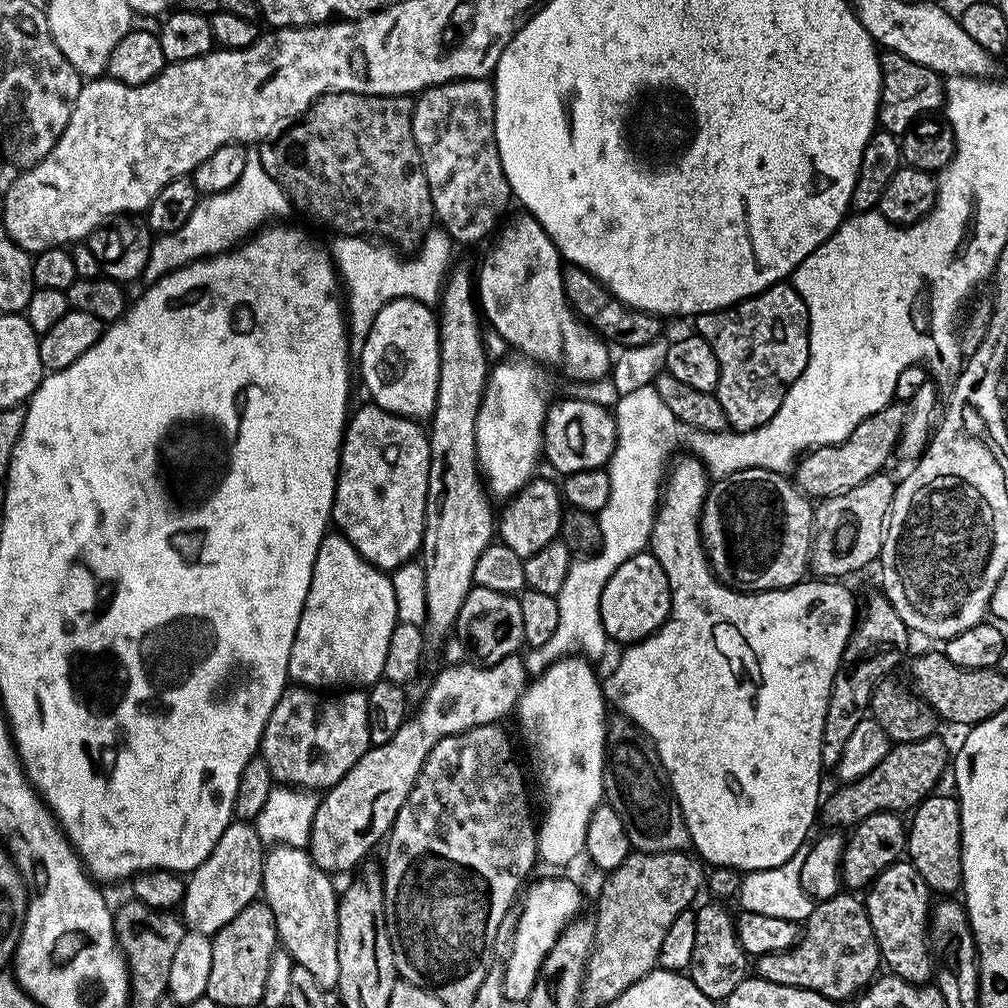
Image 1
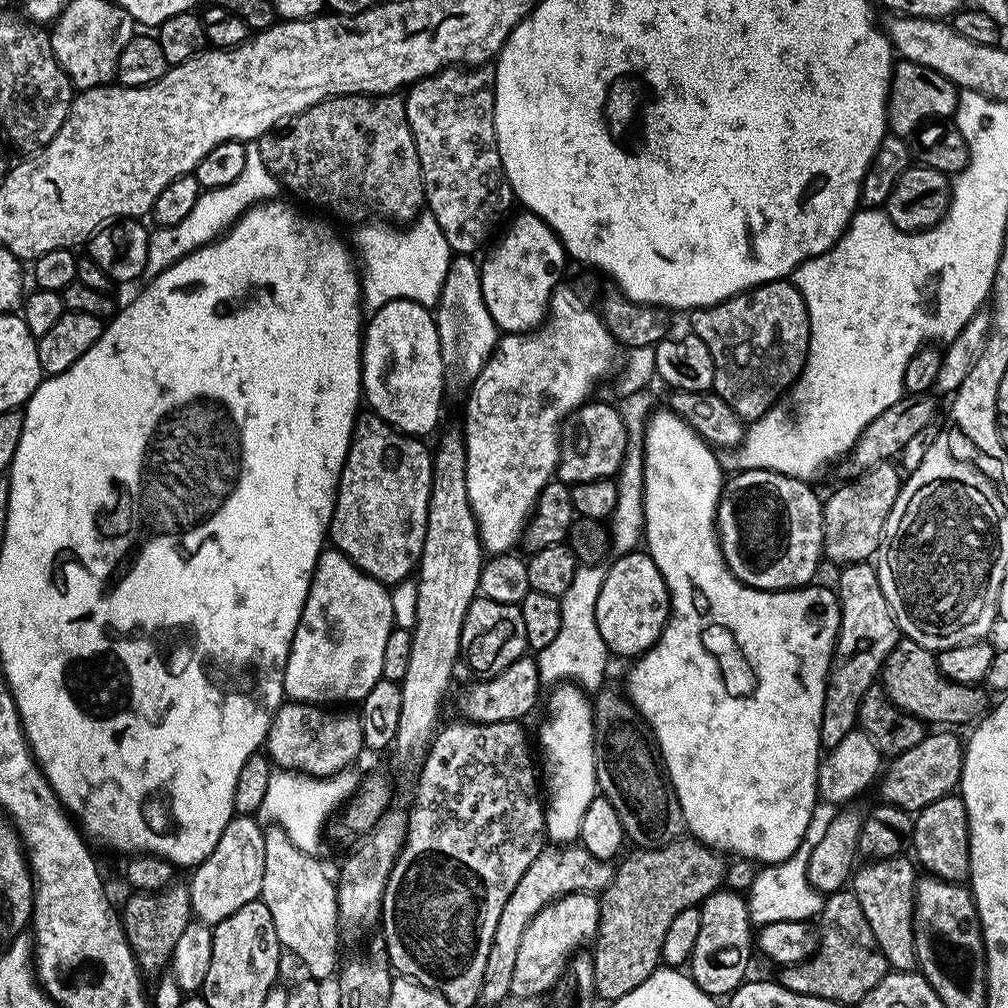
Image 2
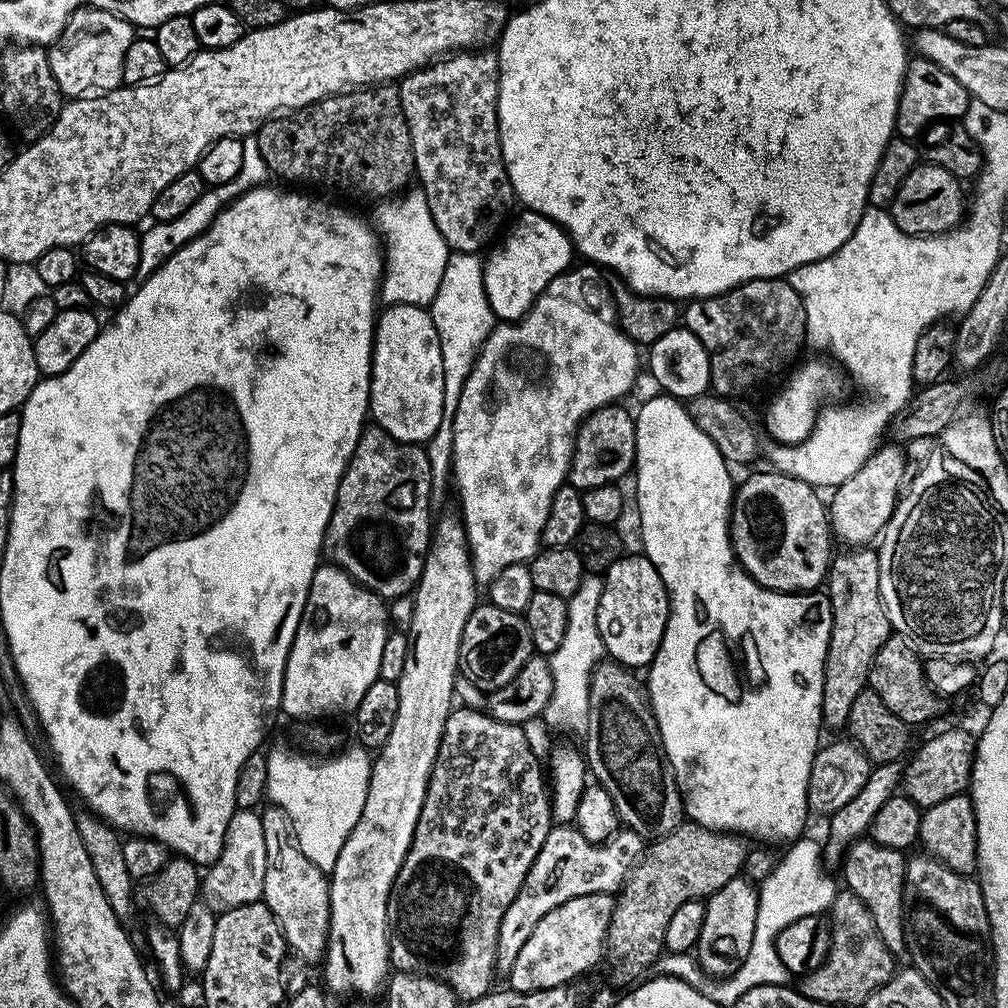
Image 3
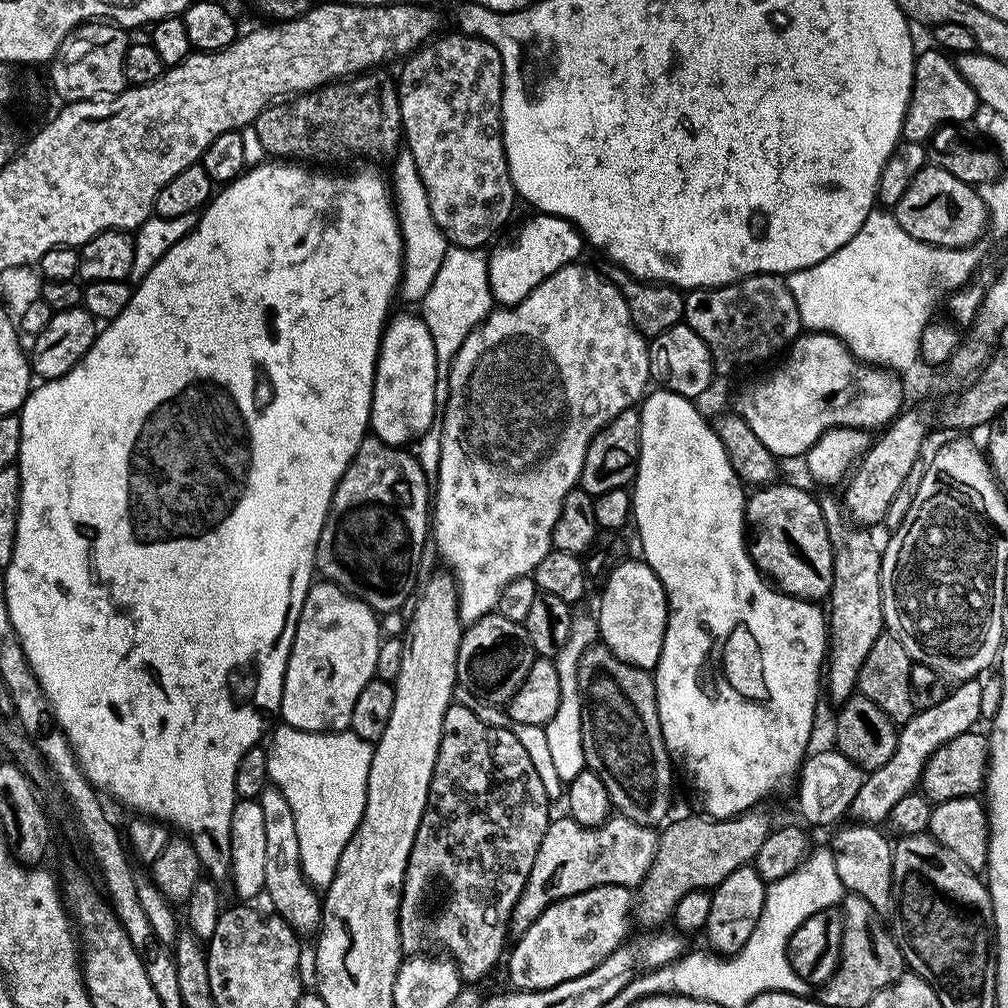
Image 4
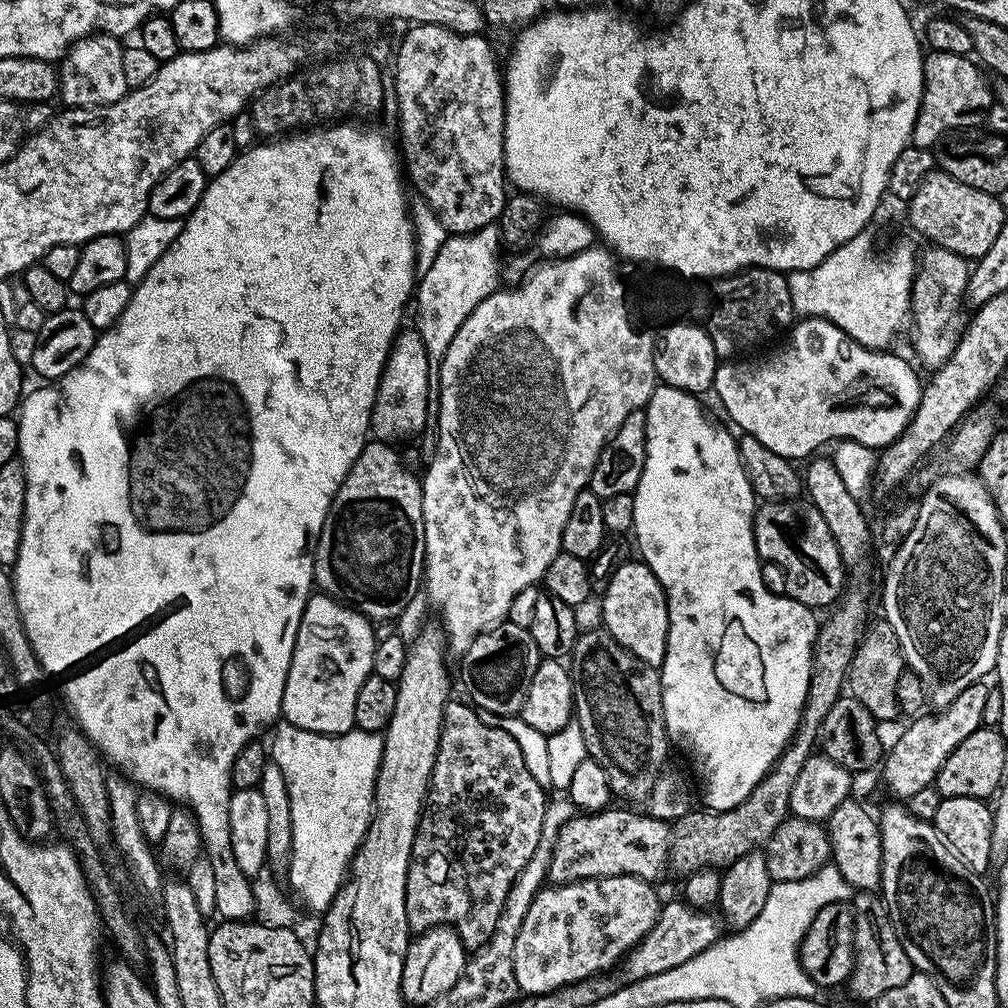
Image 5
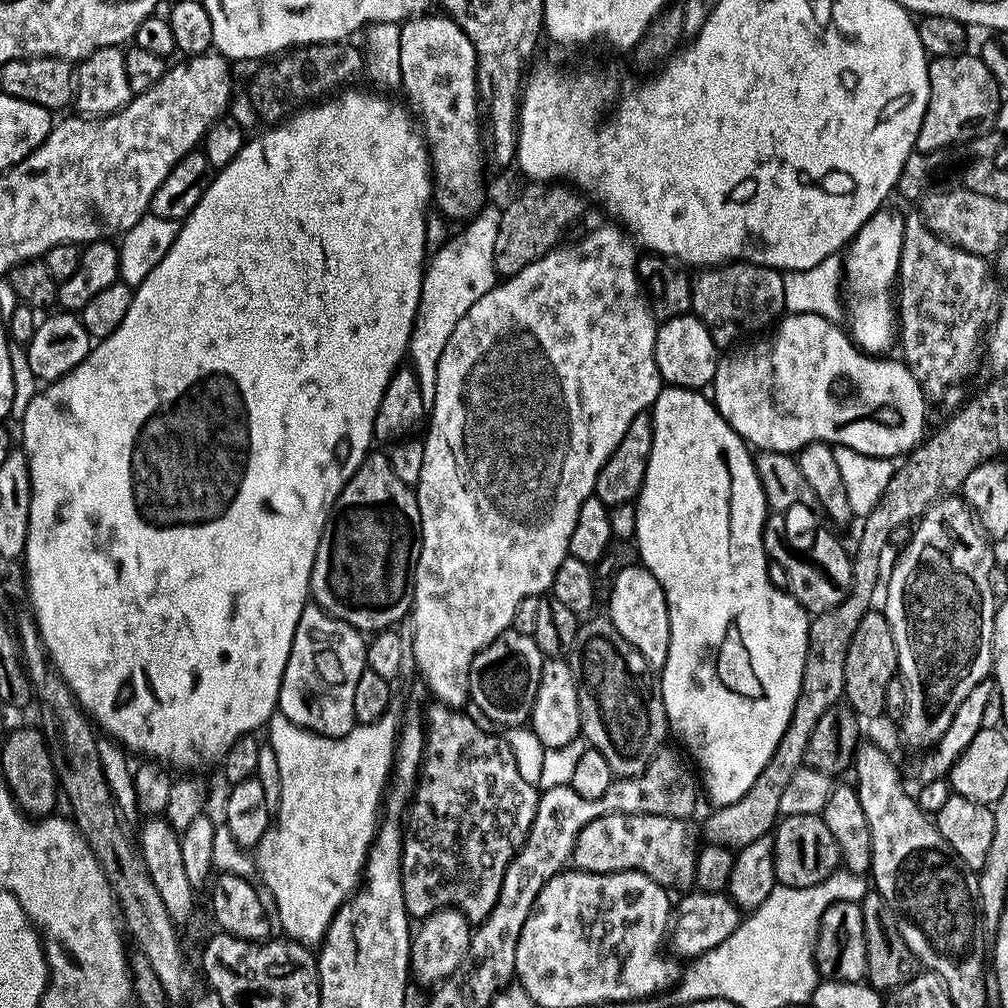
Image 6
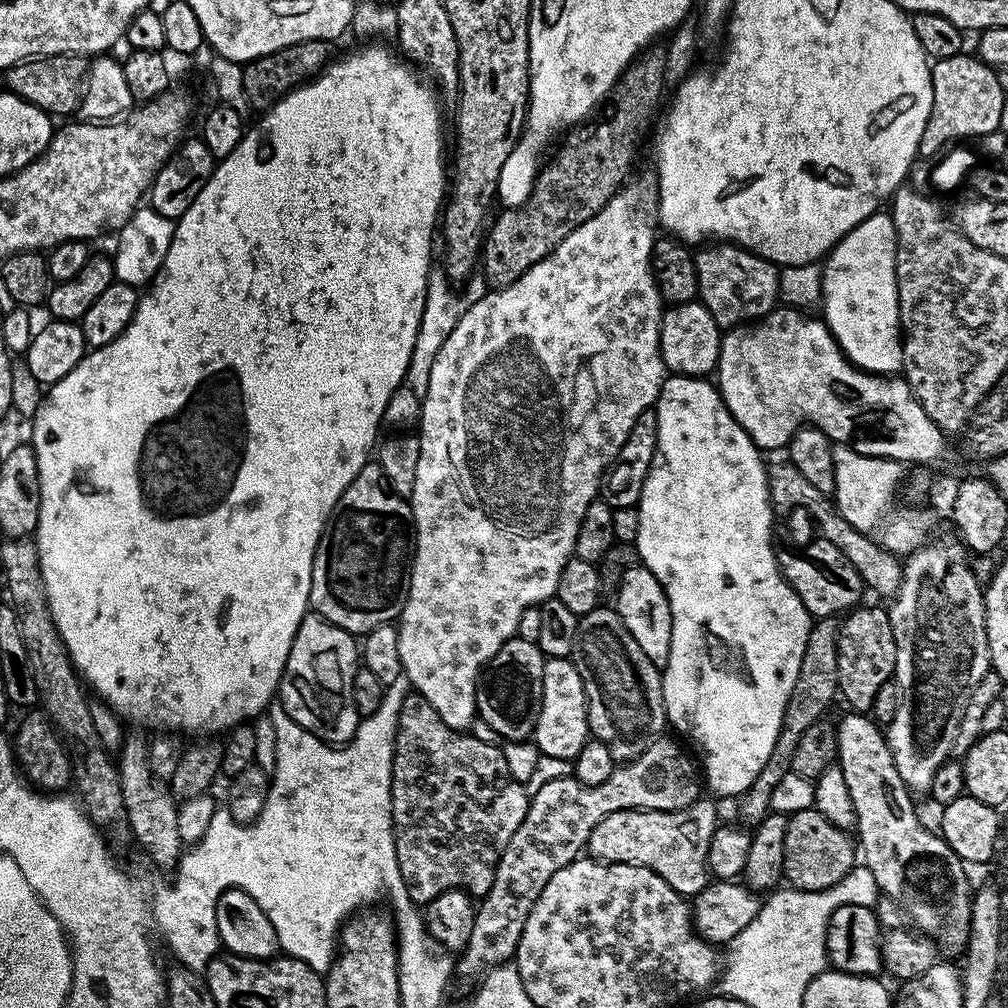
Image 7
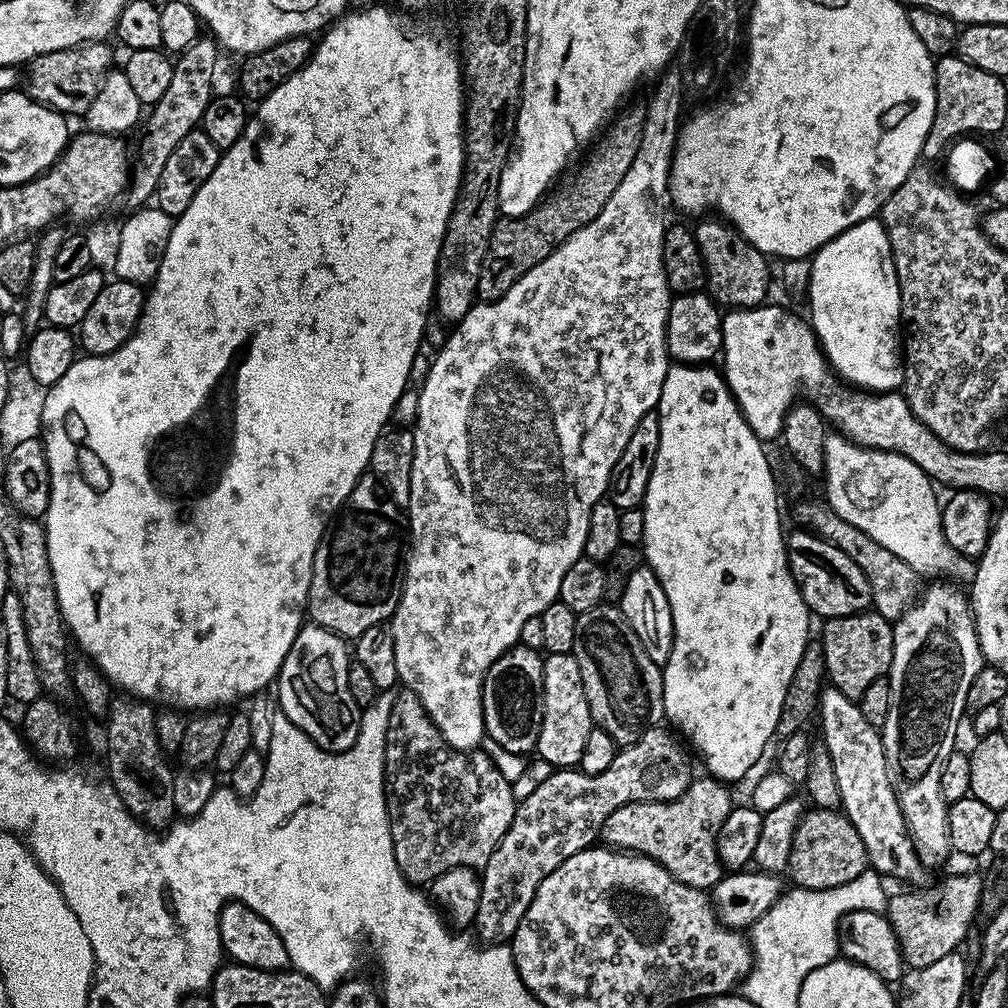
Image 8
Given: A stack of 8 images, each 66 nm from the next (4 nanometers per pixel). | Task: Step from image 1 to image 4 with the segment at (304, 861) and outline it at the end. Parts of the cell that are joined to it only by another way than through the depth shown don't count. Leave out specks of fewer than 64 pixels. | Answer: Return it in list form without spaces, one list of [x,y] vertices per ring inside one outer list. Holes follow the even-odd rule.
[[[275,786],[262,790],[259,796],[266,833],[266,882],[264,892],[272,899],[275,915],[289,924],[297,934],[315,933],[320,926],[322,896],[304,877],[298,850],[298,826],[294,822],[294,810],[286,802],[286,794]]]

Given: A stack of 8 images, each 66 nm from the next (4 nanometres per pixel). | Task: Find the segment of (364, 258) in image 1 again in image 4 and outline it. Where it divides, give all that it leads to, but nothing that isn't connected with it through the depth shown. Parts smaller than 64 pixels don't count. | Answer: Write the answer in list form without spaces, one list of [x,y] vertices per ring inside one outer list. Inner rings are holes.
[[[406,150],[397,151],[394,163],[390,191],[394,197],[396,217],[400,219],[400,237],[404,240],[404,275],[400,277],[398,292],[401,297],[404,295],[408,300],[420,302],[434,282],[450,243],[431,214],[430,198],[426,198],[426,186],[422,186],[414,154]]]

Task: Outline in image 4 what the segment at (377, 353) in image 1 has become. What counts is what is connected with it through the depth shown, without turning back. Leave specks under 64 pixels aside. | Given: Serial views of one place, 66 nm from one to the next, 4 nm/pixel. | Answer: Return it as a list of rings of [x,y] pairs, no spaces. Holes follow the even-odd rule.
[[[393,315],[385,327],[384,337],[380,339],[380,354],[376,357],[371,435],[397,446],[408,446],[408,443],[422,439],[435,421],[435,382],[434,341],[426,322],[415,315]]]

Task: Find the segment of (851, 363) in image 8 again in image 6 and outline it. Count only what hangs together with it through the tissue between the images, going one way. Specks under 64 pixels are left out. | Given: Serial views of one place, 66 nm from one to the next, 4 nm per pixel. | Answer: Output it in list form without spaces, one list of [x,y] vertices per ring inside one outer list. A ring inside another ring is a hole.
[[[888,211],[875,212],[852,237],[842,256],[842,288],[846,293],[846,320],[848,316],[846,328],[852,339],[856,341],[856,347],[869,354],[887,353],[887,348],[891,344],[893,347],[898,340],[898,312],[894,307],[893,292],[900,274],[900,255],[906,216],[905,213]]]

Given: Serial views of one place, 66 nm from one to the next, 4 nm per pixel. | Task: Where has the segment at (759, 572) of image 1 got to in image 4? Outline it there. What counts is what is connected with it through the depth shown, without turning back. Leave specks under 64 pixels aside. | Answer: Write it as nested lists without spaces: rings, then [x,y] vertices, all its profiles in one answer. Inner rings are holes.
[[[780,483],[757,487],[756,493],[747,497],[744,527],[748,554],[779,591],[802,600],[823,601],[832,591],[834,558],[820,501],[796,484]]]

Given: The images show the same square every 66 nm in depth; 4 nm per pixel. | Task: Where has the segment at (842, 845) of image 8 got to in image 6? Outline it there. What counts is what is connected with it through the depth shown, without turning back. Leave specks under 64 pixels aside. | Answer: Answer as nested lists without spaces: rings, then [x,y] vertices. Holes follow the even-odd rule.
[[[814,813],[784,816],[771,833],[774,846],[774,874],[777,885],[785,888],[805,888],[820,884],[834,874],[842,864],[840,847],[826,826],[823,815]]]

